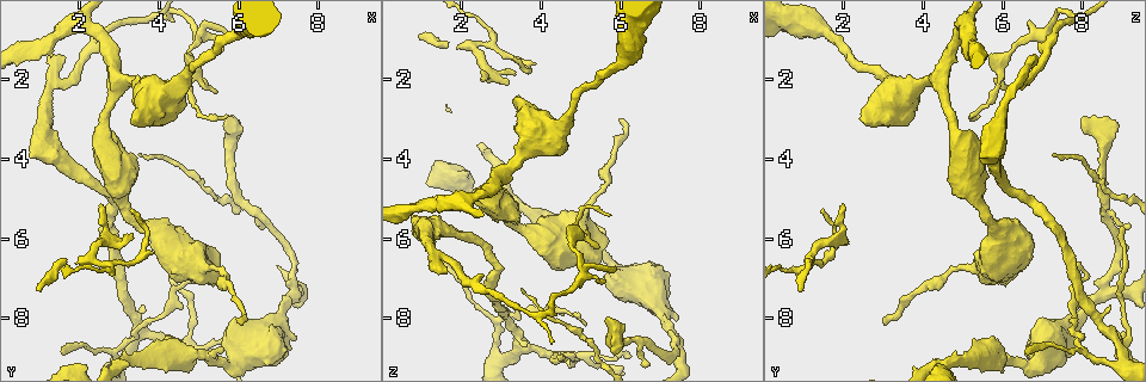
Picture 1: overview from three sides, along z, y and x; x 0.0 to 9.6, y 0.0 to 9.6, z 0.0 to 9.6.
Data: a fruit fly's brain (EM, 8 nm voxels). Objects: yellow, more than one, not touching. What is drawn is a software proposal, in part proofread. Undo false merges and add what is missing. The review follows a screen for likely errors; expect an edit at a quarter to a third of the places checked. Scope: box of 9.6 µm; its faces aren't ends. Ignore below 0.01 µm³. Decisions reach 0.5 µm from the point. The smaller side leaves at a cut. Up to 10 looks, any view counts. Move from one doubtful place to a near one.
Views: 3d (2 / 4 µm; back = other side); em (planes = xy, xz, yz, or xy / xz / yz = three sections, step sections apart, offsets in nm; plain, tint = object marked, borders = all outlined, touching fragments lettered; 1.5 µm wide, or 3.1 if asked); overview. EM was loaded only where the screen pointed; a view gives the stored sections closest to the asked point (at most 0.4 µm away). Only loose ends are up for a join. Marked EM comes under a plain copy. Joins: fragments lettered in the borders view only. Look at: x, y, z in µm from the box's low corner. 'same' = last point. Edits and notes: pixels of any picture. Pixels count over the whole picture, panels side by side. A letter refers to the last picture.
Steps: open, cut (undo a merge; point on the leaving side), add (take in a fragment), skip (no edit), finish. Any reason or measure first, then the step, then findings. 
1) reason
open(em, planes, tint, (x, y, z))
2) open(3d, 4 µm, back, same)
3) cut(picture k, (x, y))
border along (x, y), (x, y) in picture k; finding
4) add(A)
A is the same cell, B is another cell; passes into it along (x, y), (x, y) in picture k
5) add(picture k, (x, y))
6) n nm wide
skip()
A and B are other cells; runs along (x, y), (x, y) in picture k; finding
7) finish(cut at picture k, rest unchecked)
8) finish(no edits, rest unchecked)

thin end
open(em, planes, borders, (6.00, 8.15, 3.00))

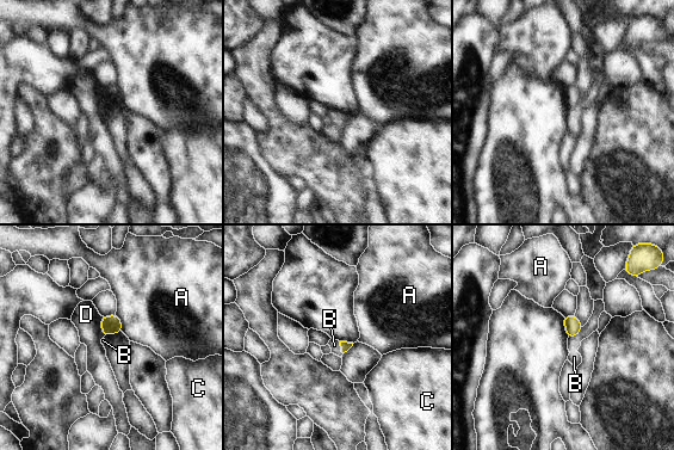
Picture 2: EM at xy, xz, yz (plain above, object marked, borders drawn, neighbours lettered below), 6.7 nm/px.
skip()
A, B, C and D are other cells; border along (583, 326), (576, 336), (568, 338) in picture 2; no lettered fragment goes on from it

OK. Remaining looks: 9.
sudden change in width
open(em, xz, step 8, tint, (5.50, 6.75, 4.85))

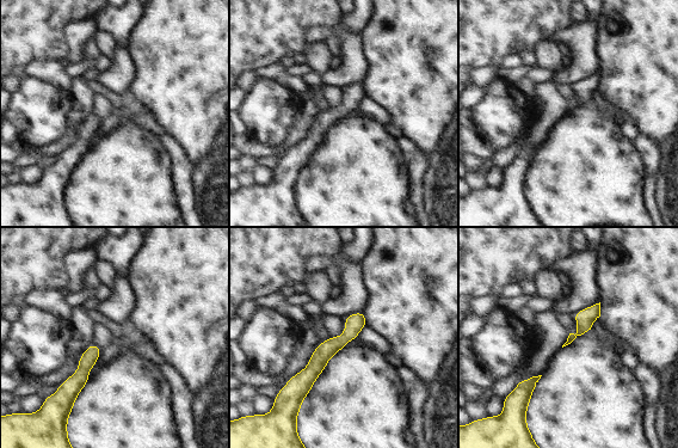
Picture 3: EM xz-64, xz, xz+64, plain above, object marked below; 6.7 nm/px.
another direction
open(em, planes, borders, same)

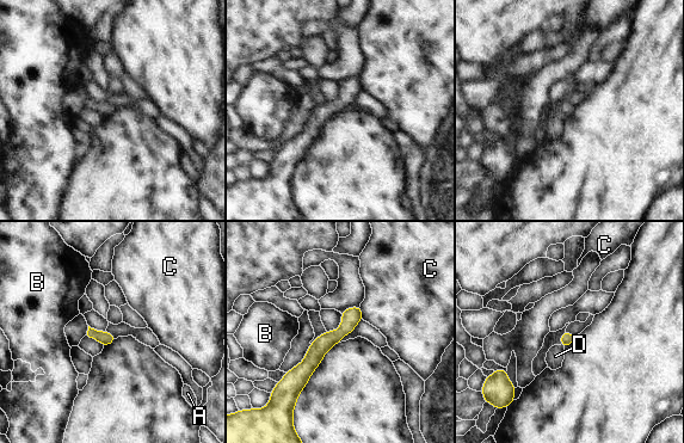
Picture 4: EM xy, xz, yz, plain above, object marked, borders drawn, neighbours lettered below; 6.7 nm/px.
skip()
A, B, C and D are other cells; runs along (358, 311), (291, 381), (285, 381) in picture 4; one neuron here

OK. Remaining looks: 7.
branch stops here
open(em, planes, borders, (5.70, 2.90, 5.40))

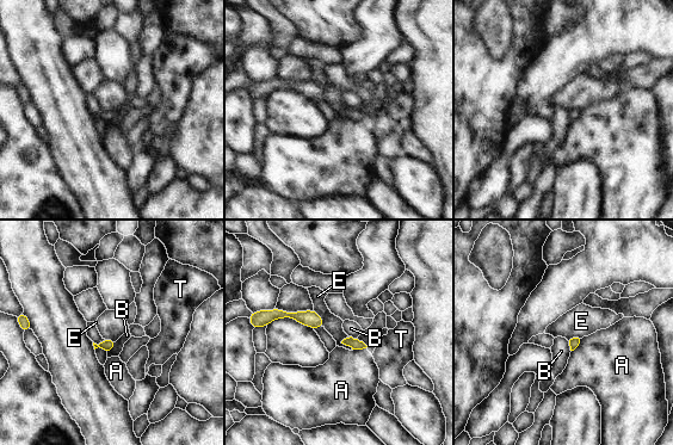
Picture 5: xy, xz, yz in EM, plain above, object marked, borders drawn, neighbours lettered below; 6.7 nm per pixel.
70 nm wide
skip()
A, B, E and T are other cells; border along (344, 338), (341, 341), (352, 350) in picture 5; none of them fits

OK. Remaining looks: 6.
open(3d, 2 µm, (6.25, 9.10, 8.95))

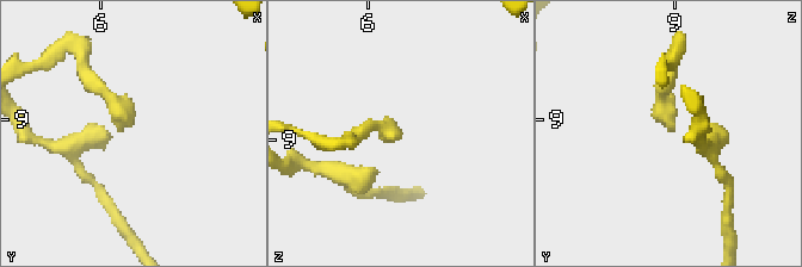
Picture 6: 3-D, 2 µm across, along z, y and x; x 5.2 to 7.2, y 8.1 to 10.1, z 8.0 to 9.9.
open(em, planes, borders, (6.22, 9.06, 8.92))

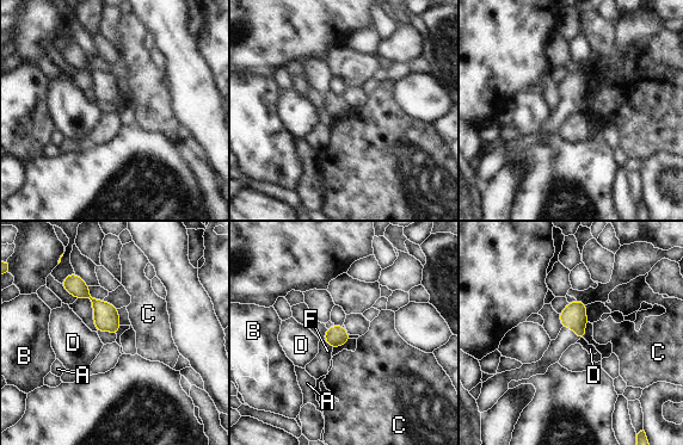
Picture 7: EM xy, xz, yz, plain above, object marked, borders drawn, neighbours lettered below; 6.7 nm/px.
140 nm wide
skip()
A, B, C, D and F are other cells; runs along (69, 280), (102, 309), (115, 329) in picture 7; no lettered fragment goes on from it

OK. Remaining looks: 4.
finish(no edits, rest unchecked)

